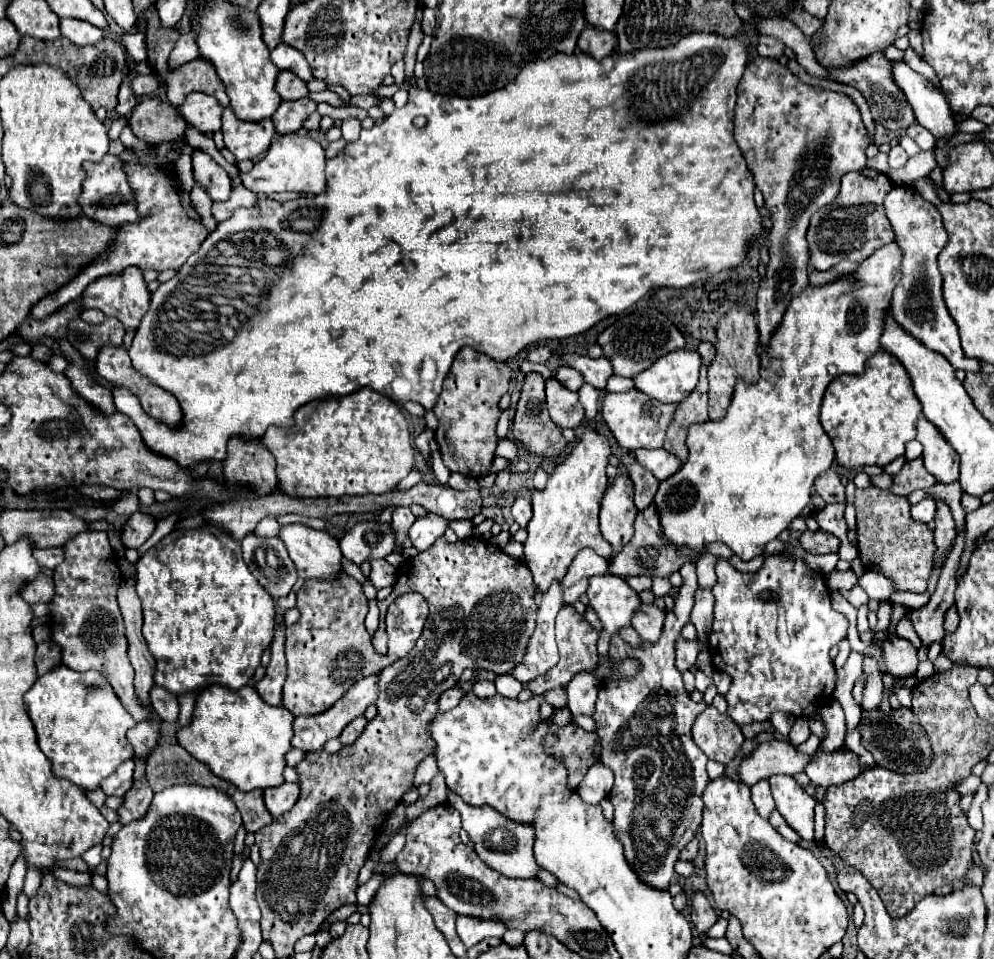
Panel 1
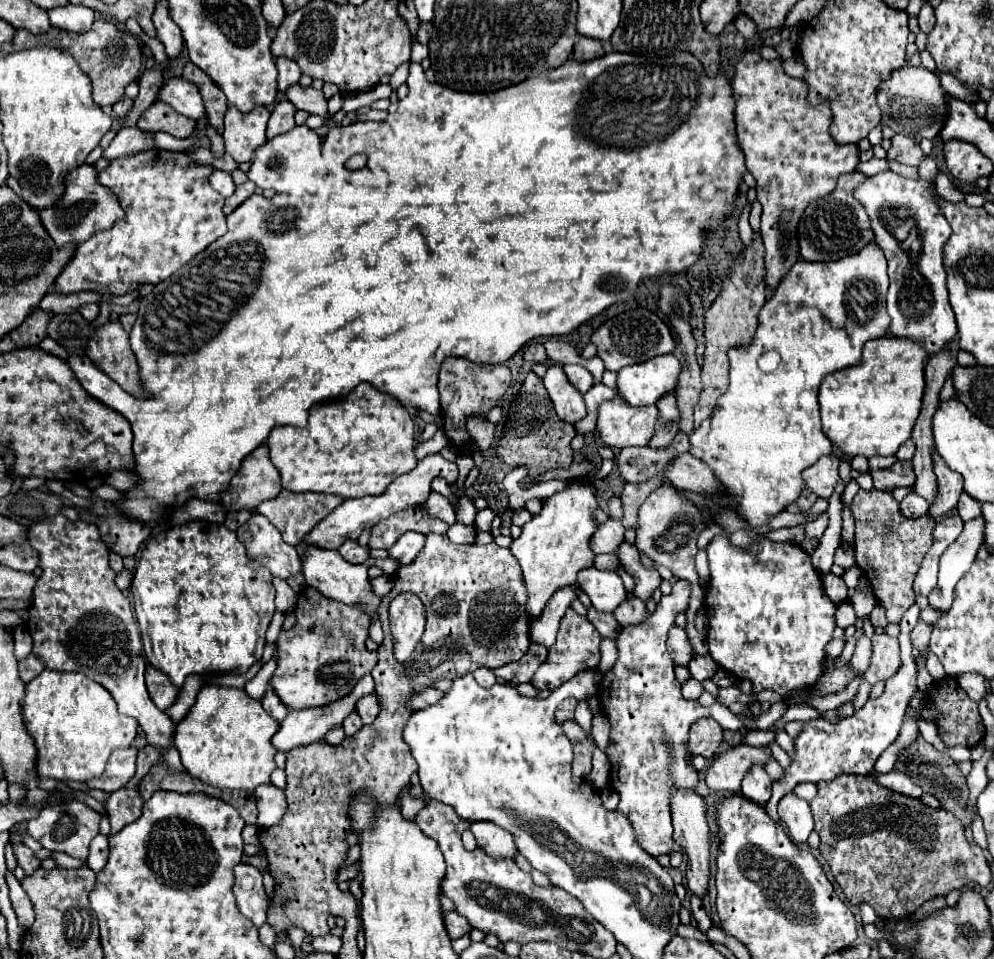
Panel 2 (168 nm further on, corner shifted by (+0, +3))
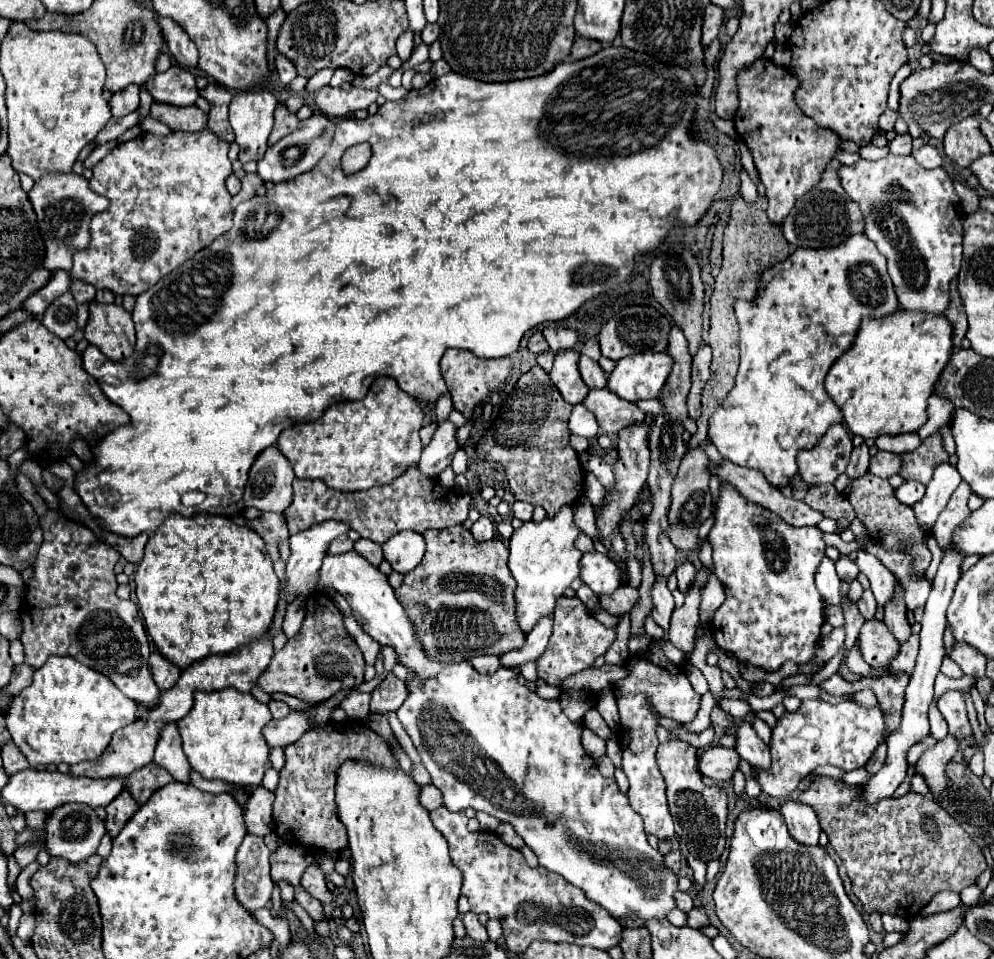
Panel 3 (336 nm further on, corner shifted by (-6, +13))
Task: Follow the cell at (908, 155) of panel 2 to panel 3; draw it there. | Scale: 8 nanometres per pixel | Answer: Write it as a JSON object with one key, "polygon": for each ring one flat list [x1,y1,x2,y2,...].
{"polygon":[[925,144,921,150,915,150,913,156,927,170,933,170,933,168,939,168,941,166,941,154,937,152,937,148,933,148,929,144]]}

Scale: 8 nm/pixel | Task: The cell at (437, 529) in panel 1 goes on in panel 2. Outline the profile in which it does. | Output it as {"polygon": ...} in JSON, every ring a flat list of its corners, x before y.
{"polygon":[[405,532,393,548,389,548,391,558,399,560,403,566,411,564,415,560,415,556,423,550,425,546,425,534,417,534,417,532]]}

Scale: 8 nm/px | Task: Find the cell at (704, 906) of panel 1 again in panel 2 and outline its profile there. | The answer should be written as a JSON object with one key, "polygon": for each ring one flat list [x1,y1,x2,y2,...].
{"polygon":[[671,792,671,816,673,816,673,840,687,852,689,868,687,868,687,888,703,898,709,882,709,828,705,820,705,802,697,792]]}

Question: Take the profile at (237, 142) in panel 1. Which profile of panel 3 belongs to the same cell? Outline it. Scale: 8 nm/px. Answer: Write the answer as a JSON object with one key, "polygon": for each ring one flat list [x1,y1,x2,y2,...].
{"polygon":[[269,90,237,92,229,106,229,122,239,144,239,160,257,162,267,150,277,98]]}

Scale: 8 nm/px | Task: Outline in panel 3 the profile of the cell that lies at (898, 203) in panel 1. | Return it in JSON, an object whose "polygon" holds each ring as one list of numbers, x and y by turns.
{"polygon":[[887,154,877,162,859,160,851,166,839,168,839,182,845,192,863,208,865,220,865,236,877,244,877,250,887,258,889,276,893,280,899,304,903,310,917,312,933,312,943,314,949,306,949,282,959,274,961,258,963,258,963,208,959,204,959,196,953,188,953,180,943,168,925,170,917,164,917,160,909,156]]}

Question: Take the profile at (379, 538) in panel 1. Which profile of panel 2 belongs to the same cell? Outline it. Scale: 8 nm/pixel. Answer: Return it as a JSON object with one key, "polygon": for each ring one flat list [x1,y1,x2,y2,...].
{"polygon":[[349,540,349,542,343,542,341,548,339,548,341,556,353,564,361,564,369,558,369,546,361,546,357,540]]}

